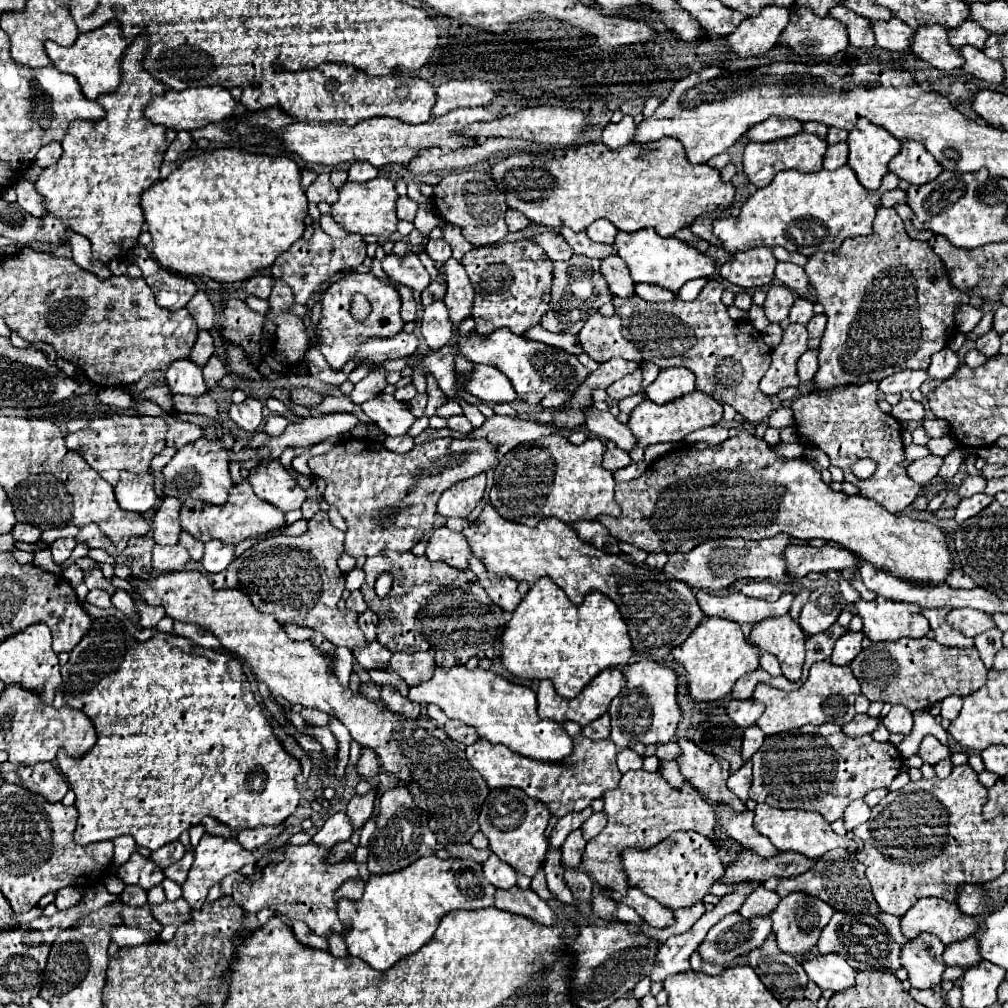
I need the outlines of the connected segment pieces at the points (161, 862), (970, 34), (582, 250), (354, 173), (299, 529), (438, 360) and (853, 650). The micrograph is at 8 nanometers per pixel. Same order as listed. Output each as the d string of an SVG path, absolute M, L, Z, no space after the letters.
M174 841L174 843L168 843L168 845L152 851L150 859L152 859L160 869L166 869L166 867L174 865L176 861L180 861L182 855L184 855L184 851L186 851L184 845L182 845L180 841Z
M966 19L964 23L960 23L958 27L948 31L948 39L952 43L952 47L962 47L962 45L974 45L974 47L984 47L986 39L988 39L988 31L984 31L976 21Z
M562 227L562 229L560 229L560 235L562 235L564 241L574 249L574 253L580 253L580 255L586 255L586 257L596 257L596 259L600 259L600 255L616 253L616 249L614 249L612 245L600 245L600 243L590 241L588 235L586 235L586 231L574 233L572 229Z
M354 163L348 171L348 179L356 181L356 183L364 183L378 177L378 169L372 167L370 163Z
M302 518L291 525L288 525L282 529L273 531L269 534L269 537L278 536L278 535L287 535L287 536L300 536L306 533L307 531L307 520Z
M506 327L494 329L488 335L480 335L478 331L472 331L466 337L458 335L454 343L444 345L440 351L430 351L426 355L426 359L422 359L422 361L408 357L408 359L398 359L398 361L388 361L382 367L388 371L402 371L406 365L422 365L436 377L440 389L448 397L458 397L458 395L452 395L452 393L456 393L456 381L452 375L456 355L462 355L474 363L484 363L484 365L492 365L492 367L500 369L512 381L520 399L524 399L528 405L540 403L540 399L552 389L578 389L582 385L582 381L586 379L586 375L590 373L586 367L582 367L582 363L576 359L576 355L570 355L560 347L552 347L546 343L530 341L522 335L514 335Z
M848 631L844 633L836 643L834 643L834 651L832 651L832 657L830 661L834 665L848 665L860 651L862 651L862 633L854 633L854 631Z

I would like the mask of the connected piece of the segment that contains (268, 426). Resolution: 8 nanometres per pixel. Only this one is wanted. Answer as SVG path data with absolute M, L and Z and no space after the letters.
M272 413L270 417L266 417L266 419L264 419L262 429L264 429L264 433L266 433L266 435L270 435L270 437L278 437L278 433L284 433L284 431L286 431L286 427L288 427L290 423L292 423L292 421L290 421L288 417L282 417L282 415Z

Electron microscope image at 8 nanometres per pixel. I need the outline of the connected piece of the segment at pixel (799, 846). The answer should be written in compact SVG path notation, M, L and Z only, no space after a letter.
M756 805L754 809L754 827L758 833L766 835L772 845L778 851L794 851L794 853L802 853L810 859L818 859L820 855L824 855L830 849L836 847L844 847L844 849L854 849L854 841L848 837L840 837L832 831L830 823L814 811L800 811L800 809L772 809L770 805Z

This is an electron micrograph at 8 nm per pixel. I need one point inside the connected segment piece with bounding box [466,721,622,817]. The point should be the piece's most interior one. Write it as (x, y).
(571, 785)

